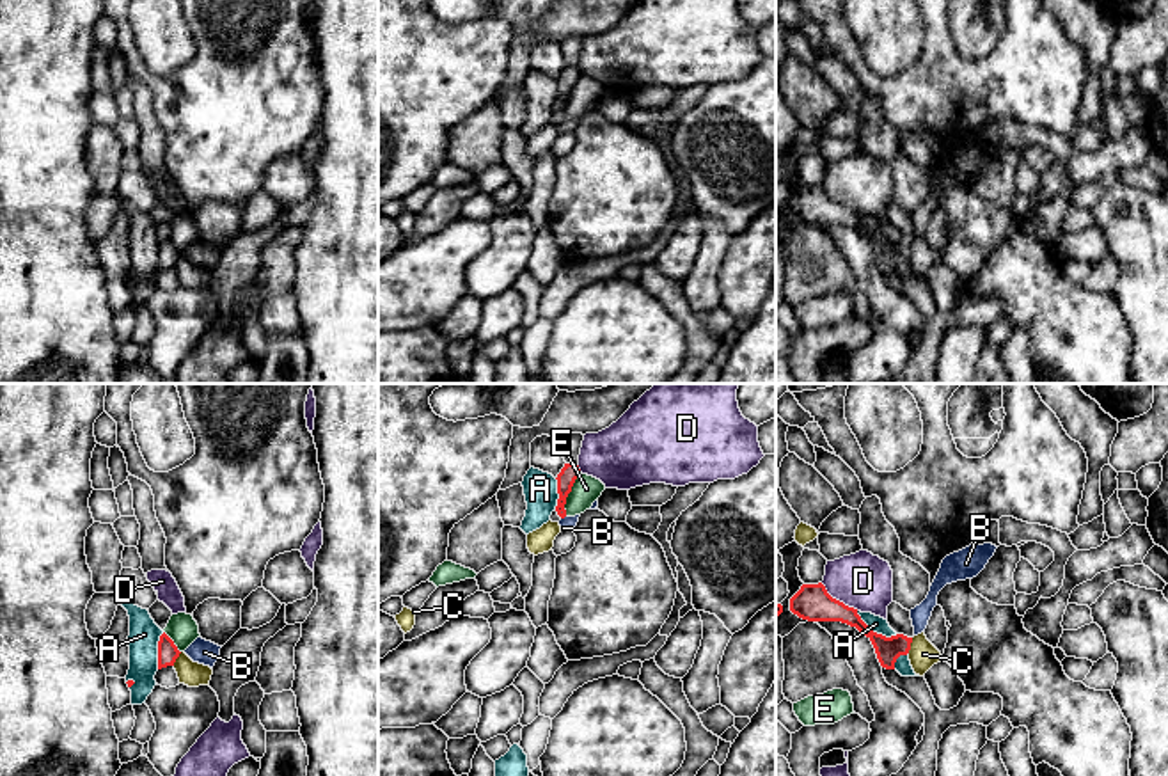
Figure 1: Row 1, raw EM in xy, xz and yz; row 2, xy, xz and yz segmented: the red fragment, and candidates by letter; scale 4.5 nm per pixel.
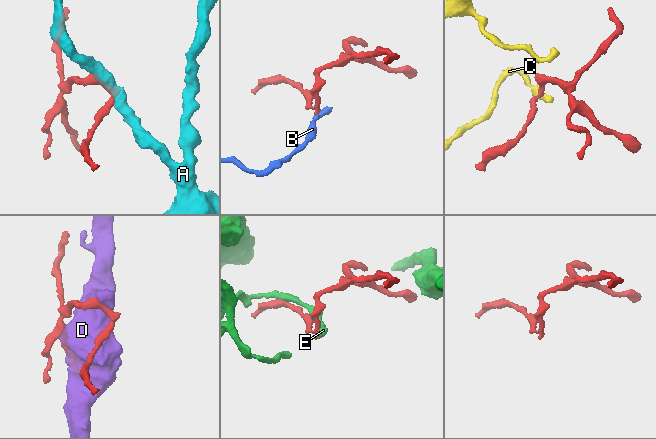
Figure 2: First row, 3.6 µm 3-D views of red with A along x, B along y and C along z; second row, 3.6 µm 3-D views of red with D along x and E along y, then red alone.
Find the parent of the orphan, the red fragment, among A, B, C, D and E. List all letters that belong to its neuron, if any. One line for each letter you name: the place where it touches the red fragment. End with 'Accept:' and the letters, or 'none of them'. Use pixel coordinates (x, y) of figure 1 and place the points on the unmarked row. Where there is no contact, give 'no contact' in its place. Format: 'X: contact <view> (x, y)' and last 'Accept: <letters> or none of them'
Accept: none of them

